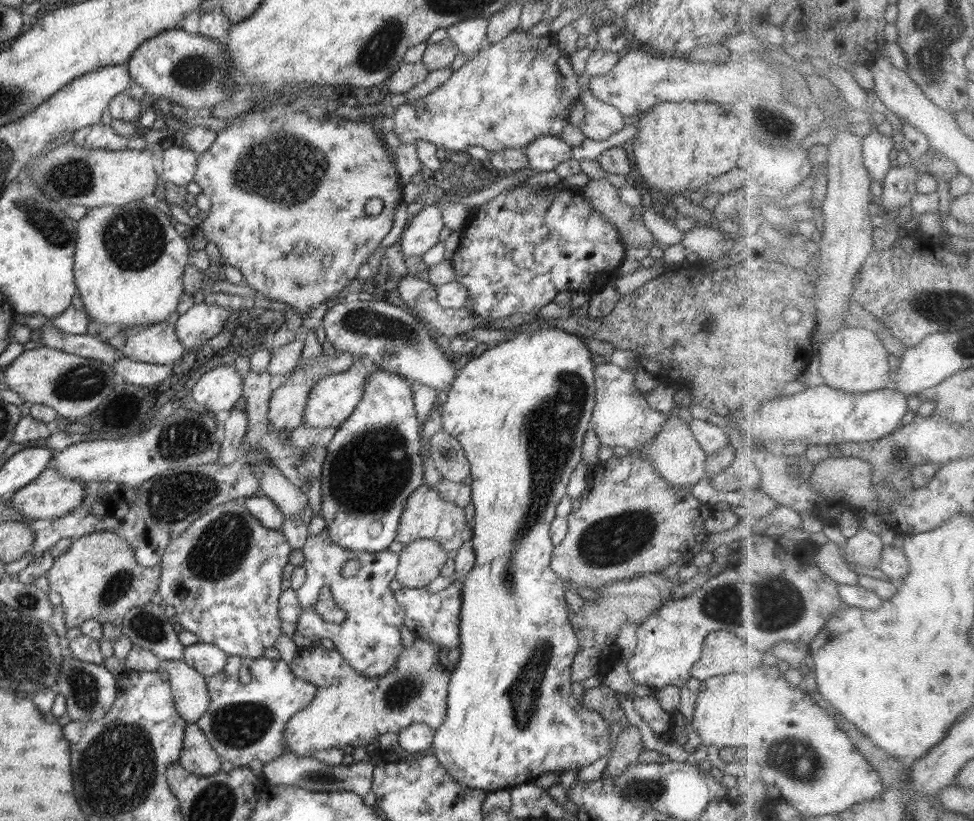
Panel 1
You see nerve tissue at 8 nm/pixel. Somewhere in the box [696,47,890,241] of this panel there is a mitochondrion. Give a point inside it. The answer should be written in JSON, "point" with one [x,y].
{"point":[768,120]}

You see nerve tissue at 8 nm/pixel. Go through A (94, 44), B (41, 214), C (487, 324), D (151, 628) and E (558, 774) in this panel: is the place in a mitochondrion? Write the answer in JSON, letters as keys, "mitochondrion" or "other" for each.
{"A":"other","B":"mitochondrion","C":"other","D":"mitochondrion","E":"other"}

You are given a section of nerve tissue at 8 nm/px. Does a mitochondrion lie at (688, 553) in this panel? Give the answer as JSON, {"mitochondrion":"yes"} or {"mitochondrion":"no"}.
{"mitochondrion":"no"}

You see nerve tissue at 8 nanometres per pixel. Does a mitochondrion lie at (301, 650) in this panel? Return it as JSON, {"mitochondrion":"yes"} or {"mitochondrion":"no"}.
{"mitochondrion":"no"}

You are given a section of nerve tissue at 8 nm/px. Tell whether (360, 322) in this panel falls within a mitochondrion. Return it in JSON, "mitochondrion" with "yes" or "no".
{"mitochondrion":"yes"}

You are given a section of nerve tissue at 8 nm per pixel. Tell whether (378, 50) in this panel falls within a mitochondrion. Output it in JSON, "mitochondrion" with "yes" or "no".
{"mitochondrion":"yes"}

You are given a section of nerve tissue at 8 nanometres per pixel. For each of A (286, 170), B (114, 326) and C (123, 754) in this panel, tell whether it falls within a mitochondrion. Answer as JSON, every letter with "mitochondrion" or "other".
{"A":"mitochondrion","B":"other","C":"mitochondrion"}

